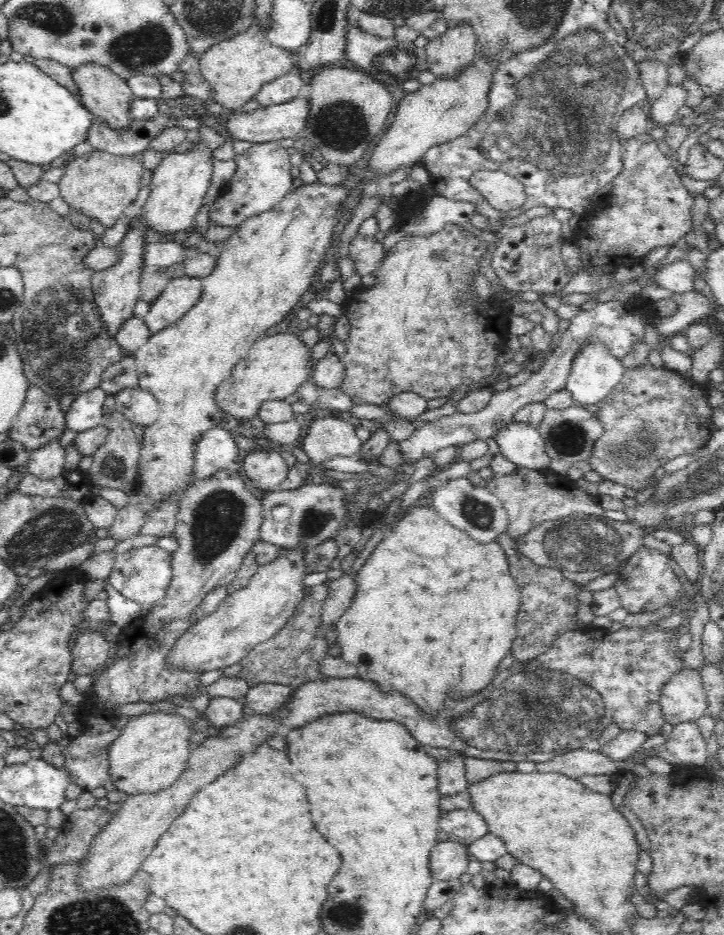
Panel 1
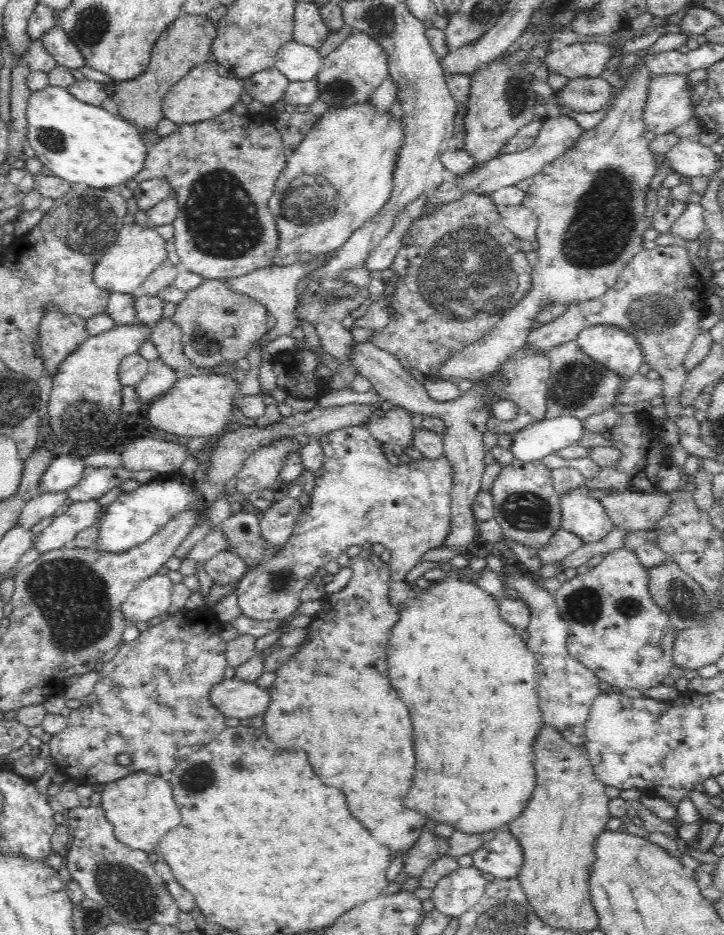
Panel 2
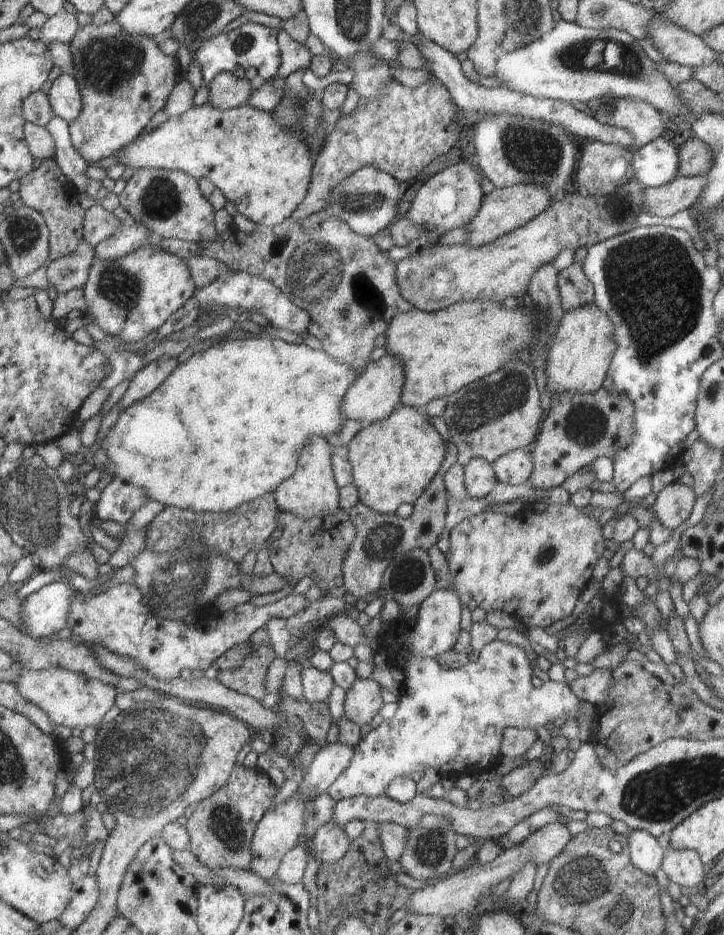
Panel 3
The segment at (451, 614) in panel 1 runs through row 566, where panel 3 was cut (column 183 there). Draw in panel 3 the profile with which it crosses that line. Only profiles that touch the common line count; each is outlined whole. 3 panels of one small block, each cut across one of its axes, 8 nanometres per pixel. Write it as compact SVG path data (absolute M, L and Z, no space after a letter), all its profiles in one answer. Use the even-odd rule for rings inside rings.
M269 336L227 339L217 343L207 350L194 353L186 361L177 365L170 376L154 392L147 394L140 400L134 401L122 410L116 423L105 436L106 447L104 452L113 469L114 478L133 484L141 488L147 497L165 507L180 507L192 509L196 514L199 512L221 513L238 508L239 505L256 500L267 492L275 492L276 487L296 470L298 456L306 446L310 436L318 434L327 440L327 436L337 433L340 425L347 419L342 418L340 403L342 397L346 398L348 387L356 380L357 372L343 362L338 362L334 357L328 356L322 349L315 350L304 343L292 344L282 339L271 339Z

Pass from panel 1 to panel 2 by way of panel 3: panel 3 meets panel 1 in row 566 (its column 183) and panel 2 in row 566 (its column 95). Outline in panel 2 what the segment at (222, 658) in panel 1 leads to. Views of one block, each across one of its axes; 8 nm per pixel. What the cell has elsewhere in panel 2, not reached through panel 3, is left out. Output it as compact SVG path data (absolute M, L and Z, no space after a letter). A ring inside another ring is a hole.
M364 425L358 426L346 426L344 428L329 432L327 435L321 435L318 437L323 450L323 465L312 472L316 477L316 486L314 491L311 493L311 504L304 509L304 512L296 518L296 523L294 530L290 538L274 552L274 555L268 562L264 562L262 565L252 568L248 571L242 578L242 580L236 585L236 595L238 595L238 605L240 605L240 612L242 615L252 618L254 620L286 620L294 616L294 612L301 605L303 600L300 599L301 590L310 582L312 574L317 574L316 570L325 566L330 560L337 560L337 558L344 554L343 551L348 548L348 546L363 545L365 542L370 542L371 544L383 544L391 552L391 558L388 562L390 565L390 580L392 581L406 581L406 576L408 572L421 562L422 554L426 554L428 550L432 548L442 547L444 544L444 538L446 534L450 532L450 522L451 522L451 492L452 492L452 465L447 459L445 453L440 456L440 458L432 460L432 458L423 457L423 460L417 461L412 460L410 464L400 464L399 466L394 466L386 454L382 451L382 442L380 442L372 433L368 433L368 429Z

